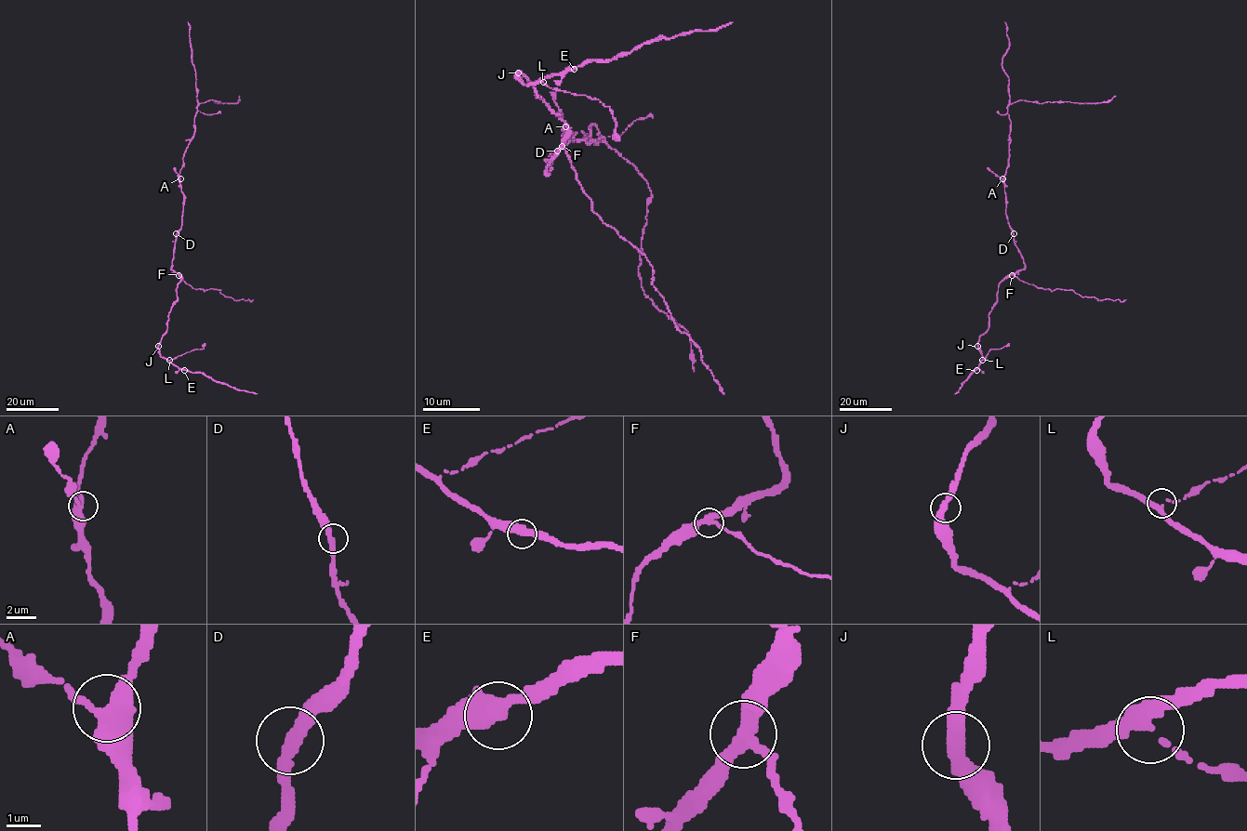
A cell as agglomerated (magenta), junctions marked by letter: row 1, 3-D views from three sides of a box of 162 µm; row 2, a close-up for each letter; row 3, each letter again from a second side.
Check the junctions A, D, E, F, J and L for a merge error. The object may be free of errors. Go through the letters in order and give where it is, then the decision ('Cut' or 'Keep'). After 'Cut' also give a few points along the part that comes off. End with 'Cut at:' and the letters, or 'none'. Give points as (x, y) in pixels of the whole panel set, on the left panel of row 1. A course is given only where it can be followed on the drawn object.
A: Place: (180, 178). Keep
D: Place: (176, 233). Keep
E: Place: (184, 370). Keep
F: Place: (179, 275). Cut. Course of the part to remove: (179, 275), (194, 289), (220, 289), (225, 296), (236, 300), (253, 299)
J: Place: (158, 346). Keep
L: Place: (169, 360). Keep
Cut at: F

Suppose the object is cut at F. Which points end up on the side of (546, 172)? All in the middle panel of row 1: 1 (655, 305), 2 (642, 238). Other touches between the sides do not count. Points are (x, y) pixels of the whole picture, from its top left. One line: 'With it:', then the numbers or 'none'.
With it: 1, 2

